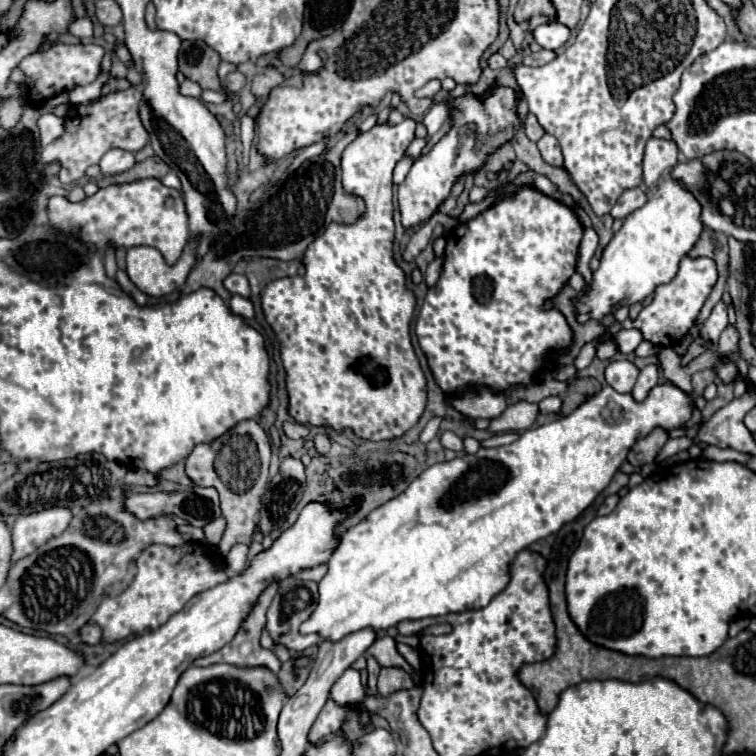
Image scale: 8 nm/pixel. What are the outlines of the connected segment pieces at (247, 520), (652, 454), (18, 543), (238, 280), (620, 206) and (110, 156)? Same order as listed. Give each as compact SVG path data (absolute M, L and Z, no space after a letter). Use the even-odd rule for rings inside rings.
M246 420L228 430L212 444L198 444L186 458L186 476L196 486L212 486L220 494L226 532L218 544L218 558L224 558L234 544L252 544L256 532L256 514L268 482L270 440L258 422Z
M660 428L652 430L652 434L646 434L644 438L636 440L636 446L632 446L632 450L628 452L628 462L632 466L654 462L666 442L668 442L668 430L660 430Z
M48 508L36 514L20 516L12 526L12 562L26 558L28 554L32 554L32 550L36 550L36 546L44 546L48 538L62 534L68 528L70 520L72 514L68 508Z
M230 274L226 280L224 280L224 288L230 292L230 294L240 294L244 298L250 296L250 284L246 280L246 276L242 274Z
M630 188L618 198L618 202L610 214L612 214L612 218L626 218L628 214L632 214L640 206L644 206L646 200L648 200L648 194L642 188Z
M112 148L104 154L104 158L100 160L100 170L104 176L110 176L110 174L118 174L118 172L124 172L128 168L132 168L136 164L136 158L134 158L134 152L128 152L128 150L120 150L120 148Z

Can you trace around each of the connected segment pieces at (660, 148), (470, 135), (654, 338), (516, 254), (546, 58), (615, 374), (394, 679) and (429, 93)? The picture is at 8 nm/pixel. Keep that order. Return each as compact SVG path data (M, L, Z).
M650 138L644 152L644 186L650 190L654 182L668 176L668 170L678 164L678 146L672 140Z
M496 86L486 96L466 92L458 98L446 100L448 114L452 120L448 134L444 134L432 146L432 150L424 152L414 160L406 180L398 186L398 206L402 212L404 228L424 224L428 218L432 218L462 176L478 172L498 148L502 148L508 140L514 138L514 134L522 126L516 102L518 96L510 86Z
M684 256L684 260L680 262L680 270L674 276L674 280L658 286L654 292L654 300L648 306L644 306L642 312L634 320L626 318L622 322L622 328L640 330L644 340L650 340L656 346L662 346L662 348L664 346L670 346L670 348L676 346L680 342L680 338L688 332L692 322L696 320L696 314L702 308L712 286L716 284L716 278L718 278L718 270L716 270L714 260Z
M524 188L514 198L490 206L450 232L438 288L428 290L416 320L418 344L426 354L434 382L446 396L478 388L506 392L514 386L532 386L540 372L554 364L554 354L572 344L574 332L564 314L556 308L544 310L544 302L554 298L576 272L582 234L584 228L572 208L534 188Z
M538 50L538 52L526 54L522 64L524 66L544 66L544 64L552 62L552 58L556 58L556 52L552 52L552 50Z
M616 360L606 368L606 382L622 394L628 394L638 378L638 368L628 360Z
M382 668L378 676L378 692L394 694L396 690L406 690L414 686L414 678L402 668Z
M432 80L432 82L424 84L424 86L416 92L416 96L418 96L418 98L434 98L434 96L438 94L438 90L440 90L440 80Z

